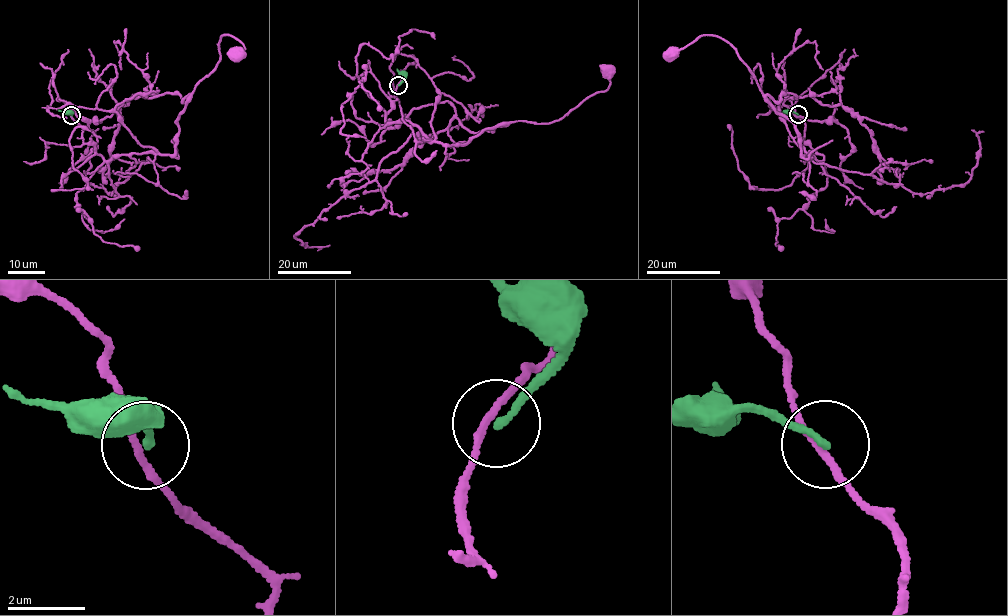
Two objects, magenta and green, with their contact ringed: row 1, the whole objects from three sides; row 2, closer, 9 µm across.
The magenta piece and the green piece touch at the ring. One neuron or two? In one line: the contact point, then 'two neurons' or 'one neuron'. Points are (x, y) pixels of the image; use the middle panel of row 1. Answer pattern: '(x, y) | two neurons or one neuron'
(398, 85) | two neurons

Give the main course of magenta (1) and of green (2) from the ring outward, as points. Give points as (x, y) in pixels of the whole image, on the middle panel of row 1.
1: (398, 84), (386, 124), (411, 121), (428, 140), (465, 144), (488, 128), (562, 118), (608, 89), (607, 73)
2: (398, 85), (404, 78), (396, 68)

